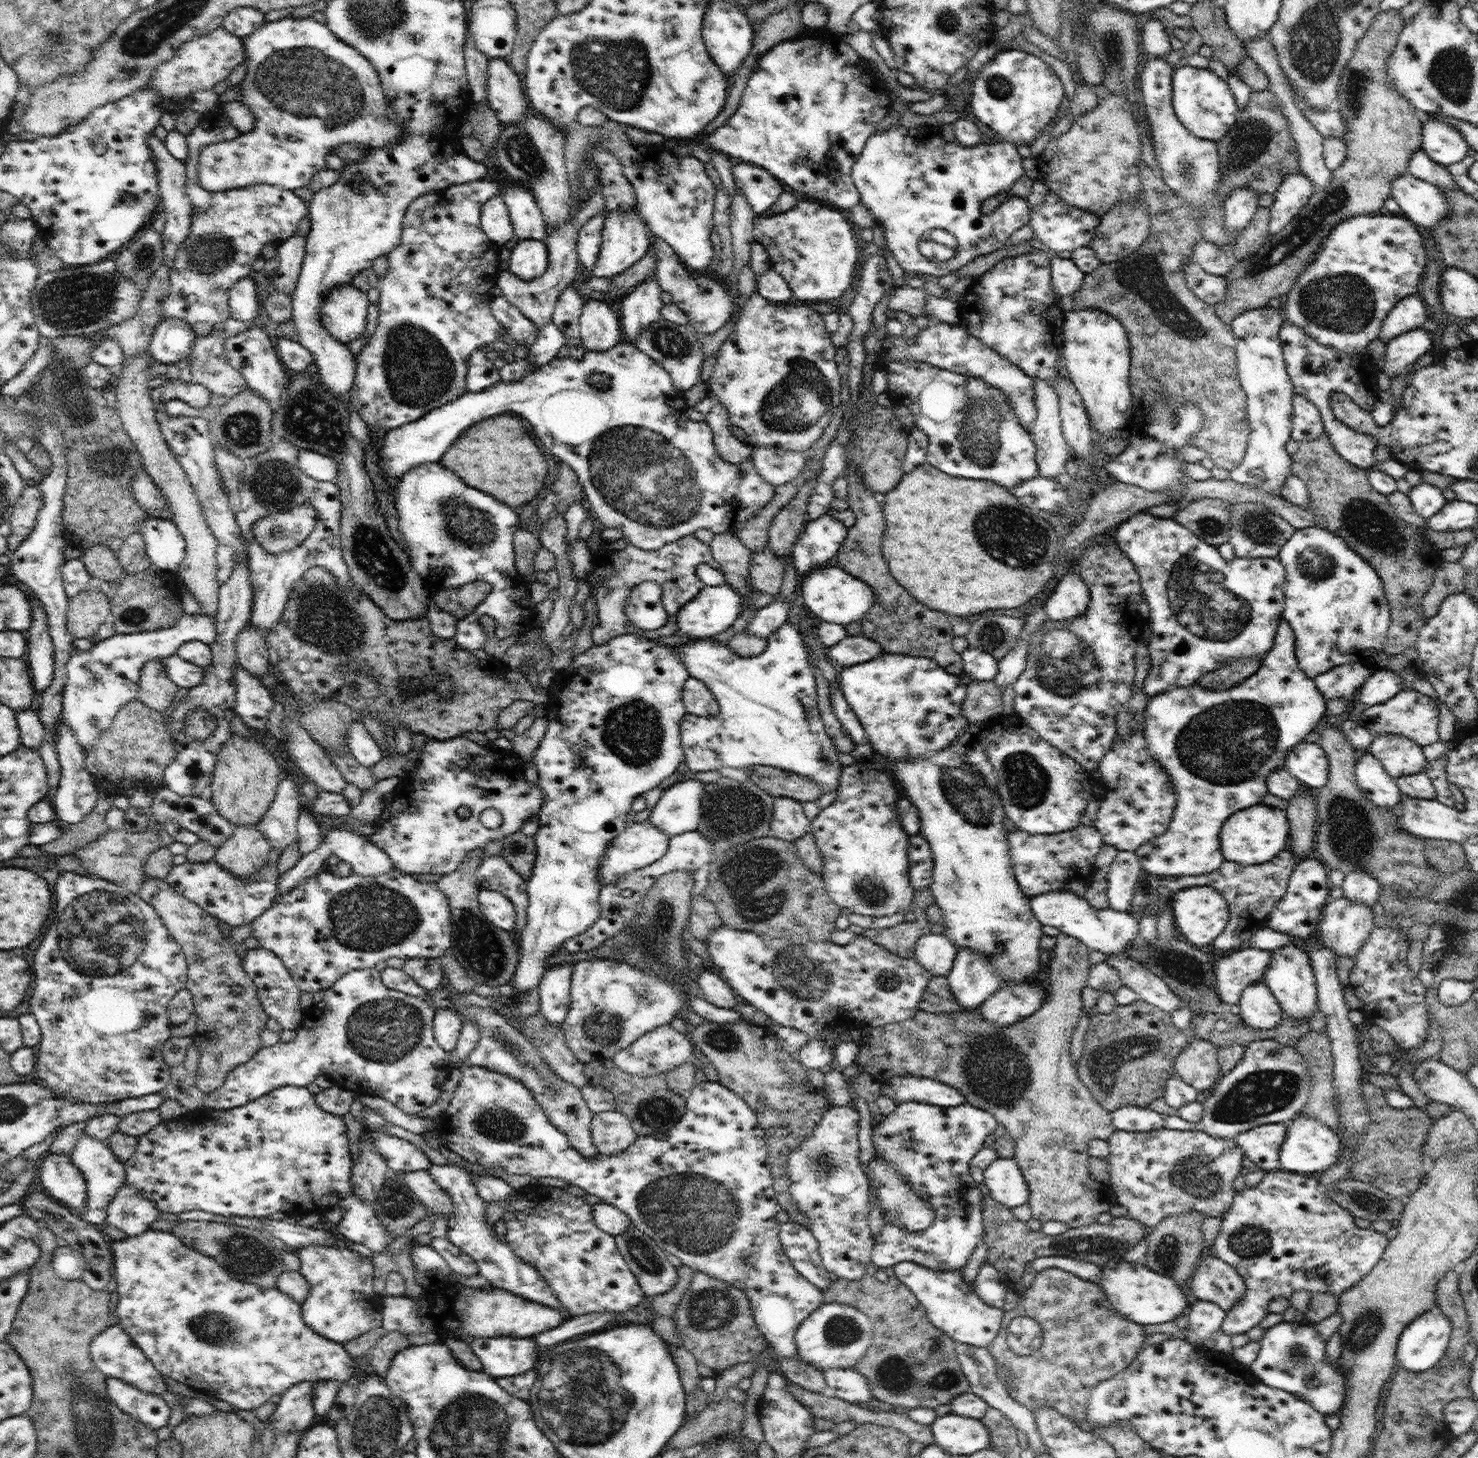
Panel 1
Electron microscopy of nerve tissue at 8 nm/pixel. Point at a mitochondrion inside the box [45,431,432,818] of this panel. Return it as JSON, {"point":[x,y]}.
{"point":[324,617]}

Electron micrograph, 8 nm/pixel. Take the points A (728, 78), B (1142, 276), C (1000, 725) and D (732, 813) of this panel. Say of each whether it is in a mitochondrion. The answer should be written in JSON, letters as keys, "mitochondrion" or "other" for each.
{"A":"other","B":"mitochondrion","C":"other","D":"mitochondrion"}

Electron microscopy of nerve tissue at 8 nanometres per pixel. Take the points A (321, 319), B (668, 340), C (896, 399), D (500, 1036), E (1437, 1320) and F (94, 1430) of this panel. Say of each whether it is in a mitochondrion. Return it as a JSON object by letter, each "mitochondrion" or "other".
{"A":"other","B":"mitochondrion","C":"other","D":"mitochondrion","E":"other","F":"mitochondrion"}

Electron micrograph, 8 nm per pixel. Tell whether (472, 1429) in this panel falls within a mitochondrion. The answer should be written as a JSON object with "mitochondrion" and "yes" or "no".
{"mitochondrion":"yes"}

